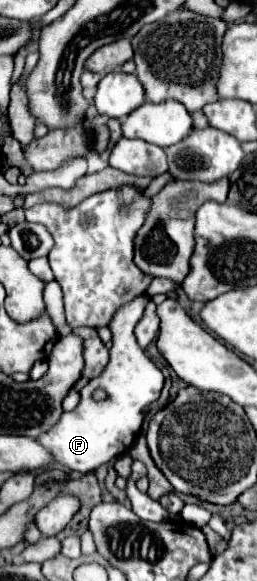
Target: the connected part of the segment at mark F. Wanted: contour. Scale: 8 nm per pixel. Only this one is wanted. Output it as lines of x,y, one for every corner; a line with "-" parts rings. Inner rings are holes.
144,294
116,310
114,318
108,324
112,332
108,366
100,376
92,378
80,390
82,400
76,406
76,410
64,412
60,422
38,438
42,446
52,450
58,464
68,466
74,472
88,474
96,470
100,464
110,462
114,456
128,452
142,428
144,408
148,408
160,396
160,390
164,386
164,376
156,368
156,364
144,354
144,350
138,346
134,336
134,328
142,318
148,302
150,302
150,296
-
96,390
104,390
108,398
94,400
92,396

